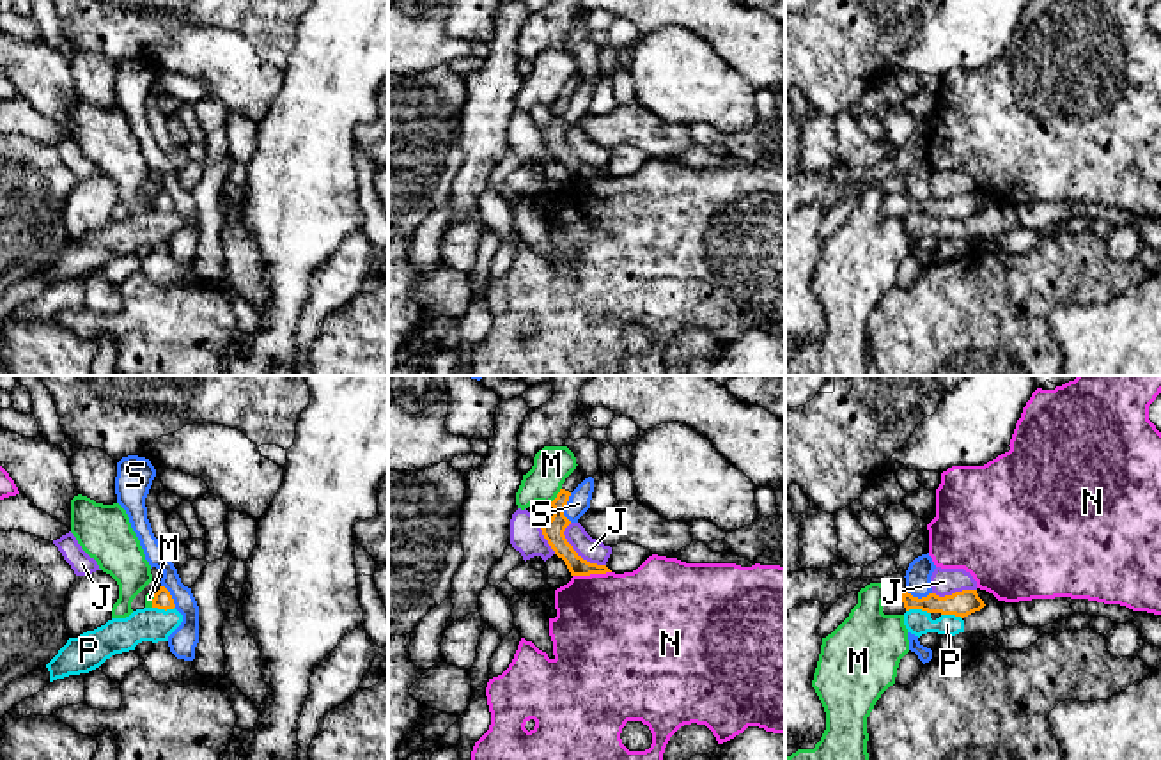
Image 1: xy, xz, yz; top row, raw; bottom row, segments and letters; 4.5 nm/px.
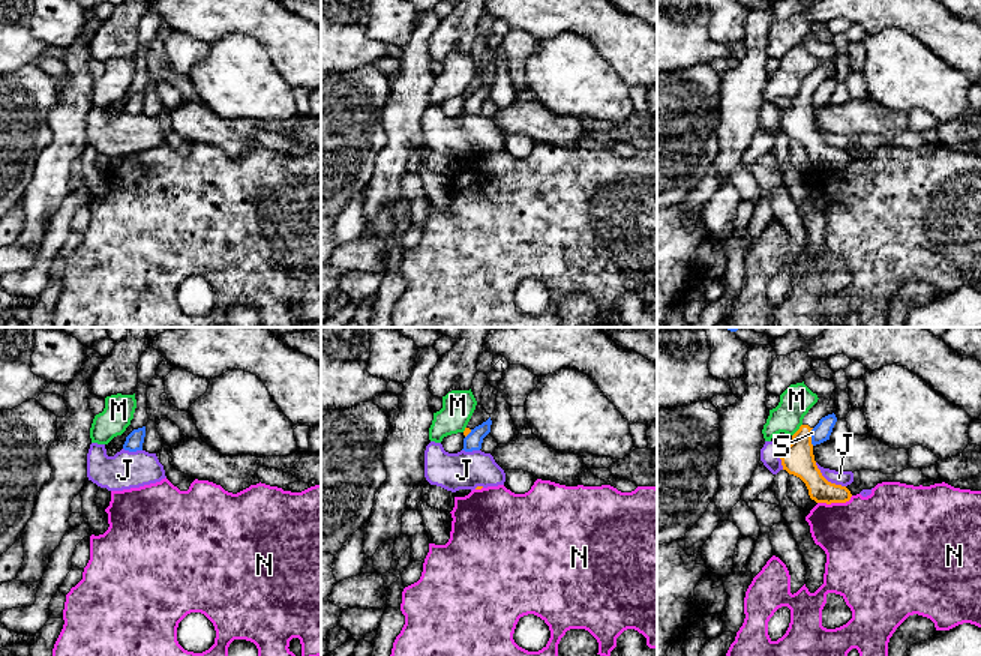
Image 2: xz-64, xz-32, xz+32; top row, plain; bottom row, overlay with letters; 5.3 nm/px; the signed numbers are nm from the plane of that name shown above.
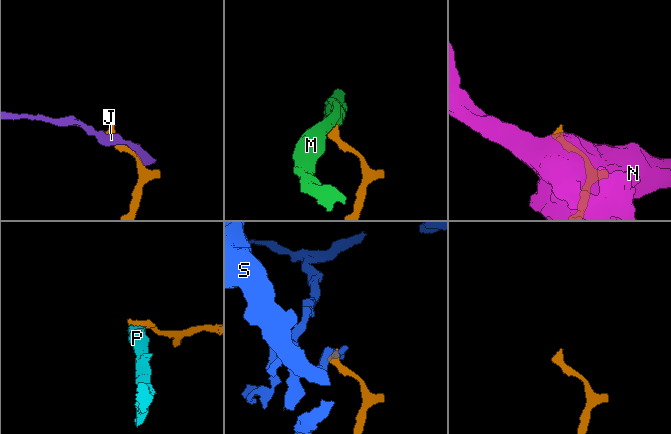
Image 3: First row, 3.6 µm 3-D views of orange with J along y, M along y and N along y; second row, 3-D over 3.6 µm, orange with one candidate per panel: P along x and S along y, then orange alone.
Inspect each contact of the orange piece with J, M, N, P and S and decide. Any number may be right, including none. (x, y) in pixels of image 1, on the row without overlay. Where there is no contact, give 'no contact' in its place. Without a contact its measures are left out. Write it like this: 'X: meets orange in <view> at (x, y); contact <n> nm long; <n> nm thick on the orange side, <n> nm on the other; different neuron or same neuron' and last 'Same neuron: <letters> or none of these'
J: meets orange in xz at (575, 155); contact 260 nm long; 100 nm thick on the orange side, 110 nm on the other; different neuron
M: meets orange in xz at (557, 98); contact 80 nm long; 100 nm thick on the orange side, 170 nm on the other; different neuron
N: meets orange in xz at (591, 176); contact 180 nm long; 100 nm thick on the orange side, 460 nm on the other; different neuron
P: meets orange in yz at (919, 211); contact 110 nm long; 120 nm thick on the orange side, 120 nm on the other; different neuron
S: meets orange in xz at (564, 110); contact 140 nm long; 100 nm thick on the orange side, 100 nm on the other; different neuron
Same neuron: none of these

